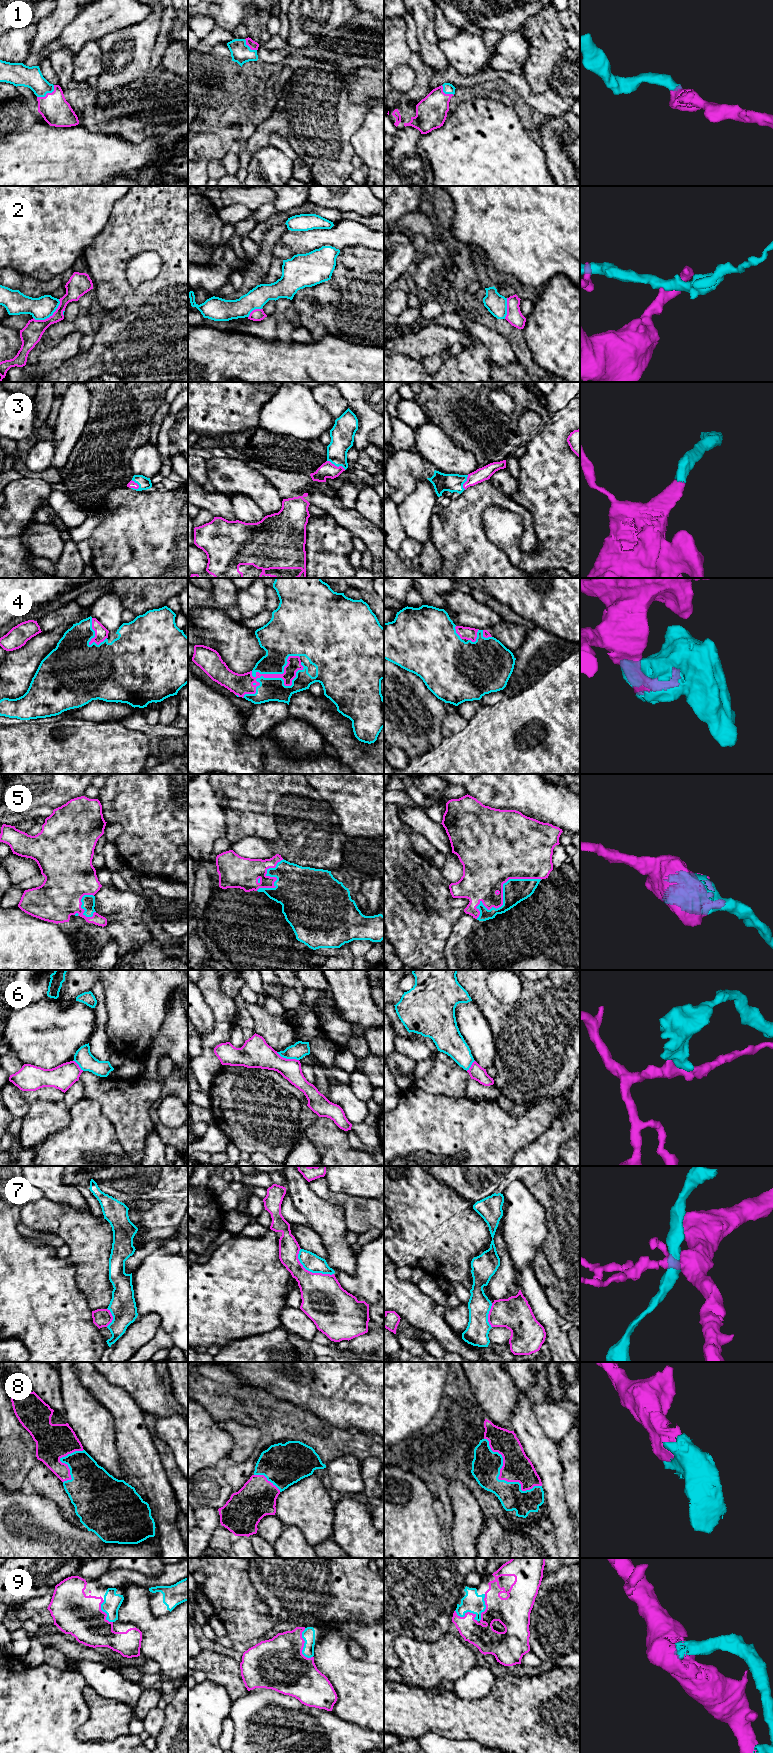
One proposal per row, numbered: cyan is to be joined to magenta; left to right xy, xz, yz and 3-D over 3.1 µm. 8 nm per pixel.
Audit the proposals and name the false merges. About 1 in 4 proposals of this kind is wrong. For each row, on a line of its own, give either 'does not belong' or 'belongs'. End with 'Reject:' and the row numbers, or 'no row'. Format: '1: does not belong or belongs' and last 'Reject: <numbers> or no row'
1: belongs
2: does not belong
3: belongs
4: belongs
5: belongs
6: does not belong
7: does not belong
8: belongs
9: belongs
Reject: 2, 6, 7

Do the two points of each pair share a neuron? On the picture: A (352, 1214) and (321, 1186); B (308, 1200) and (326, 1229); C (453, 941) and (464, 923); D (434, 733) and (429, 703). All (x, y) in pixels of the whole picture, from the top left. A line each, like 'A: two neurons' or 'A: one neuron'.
A: one neuron
B: one neuron
C: one neuron
D: one neuron

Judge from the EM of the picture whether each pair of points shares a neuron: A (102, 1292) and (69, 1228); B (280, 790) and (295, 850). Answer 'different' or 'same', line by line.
A: same
B: same

